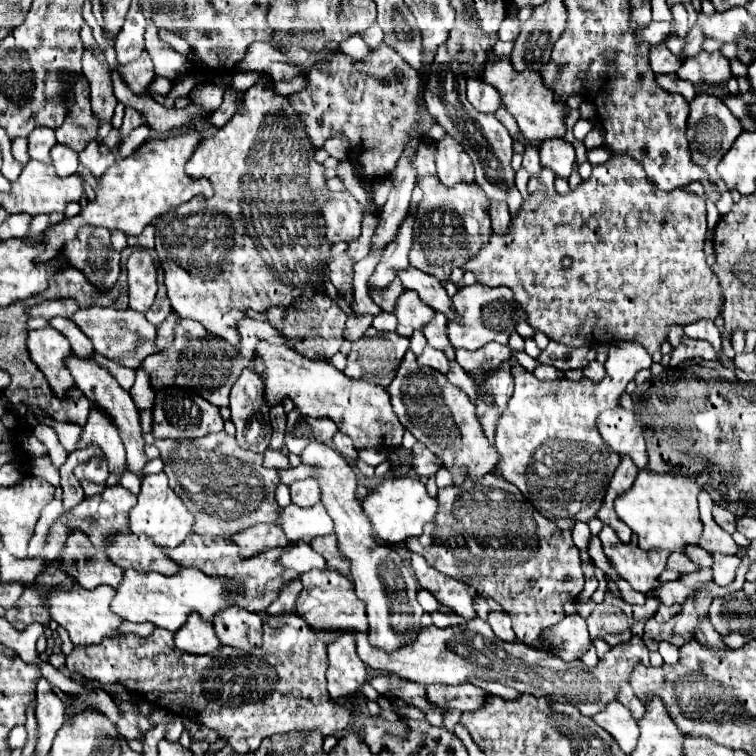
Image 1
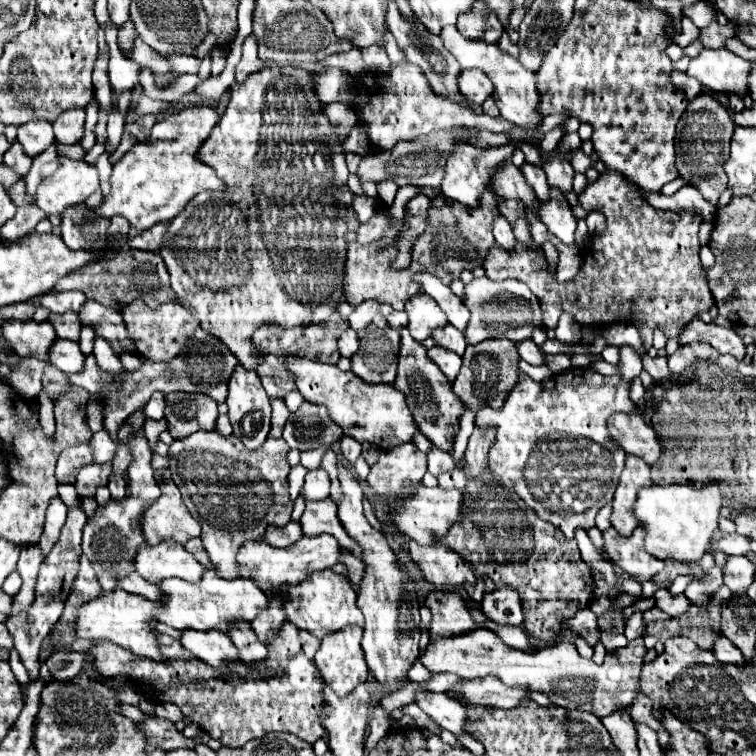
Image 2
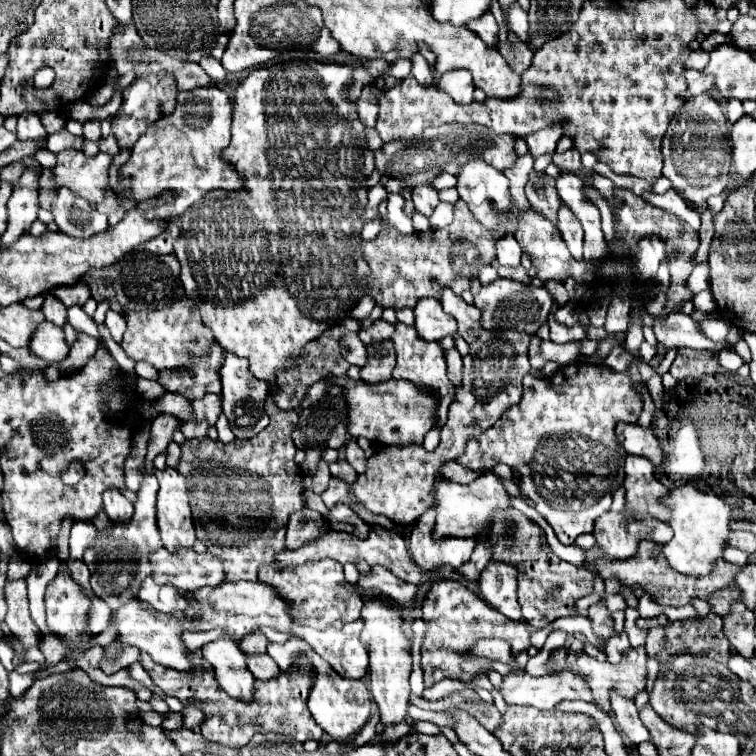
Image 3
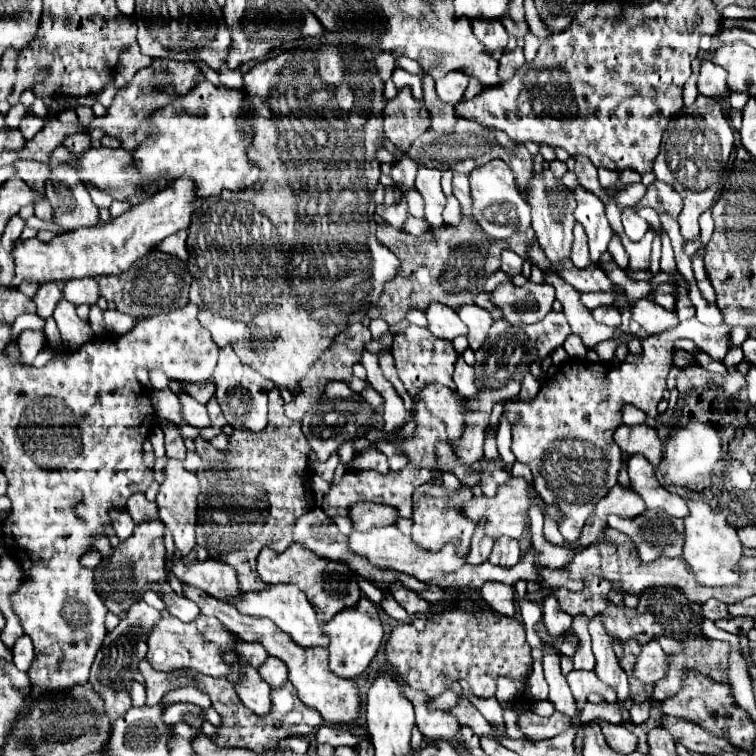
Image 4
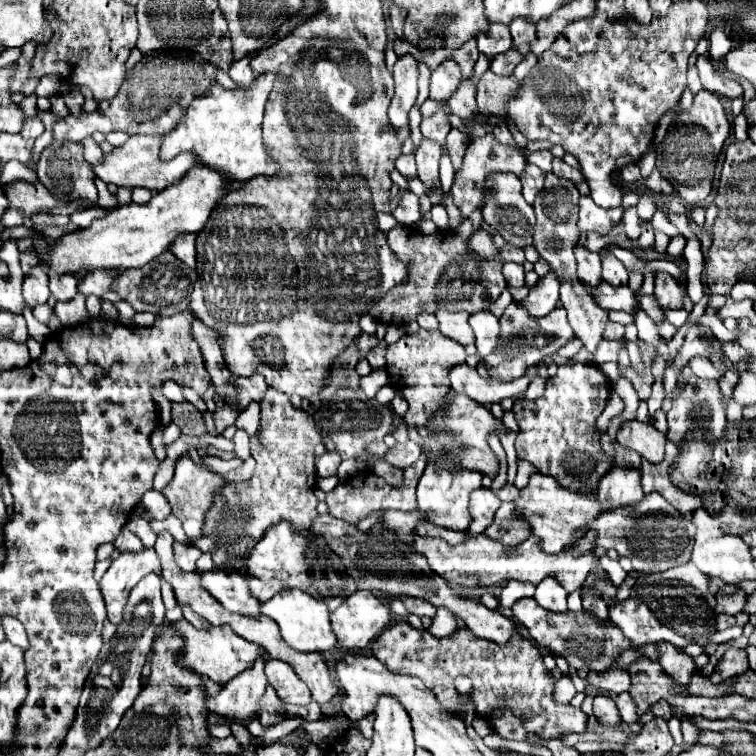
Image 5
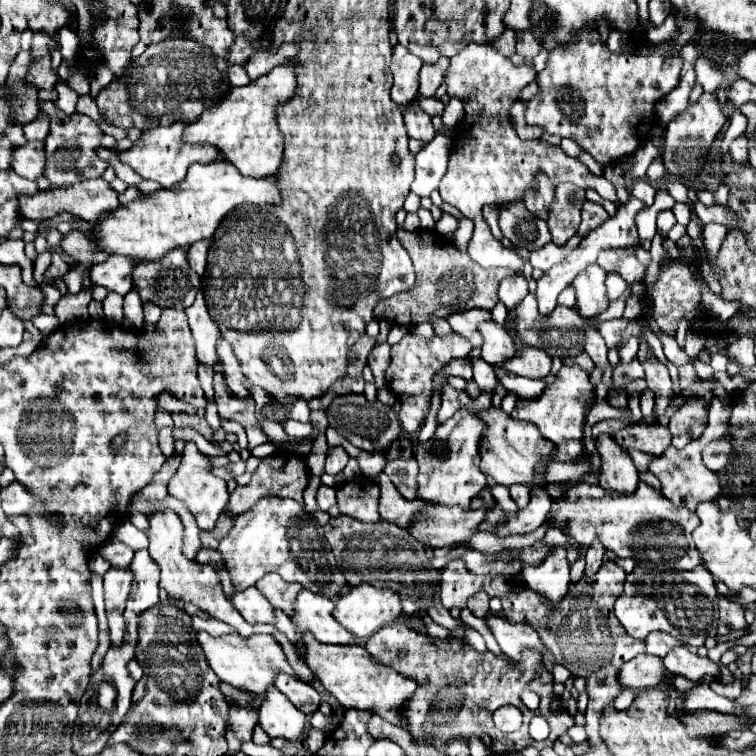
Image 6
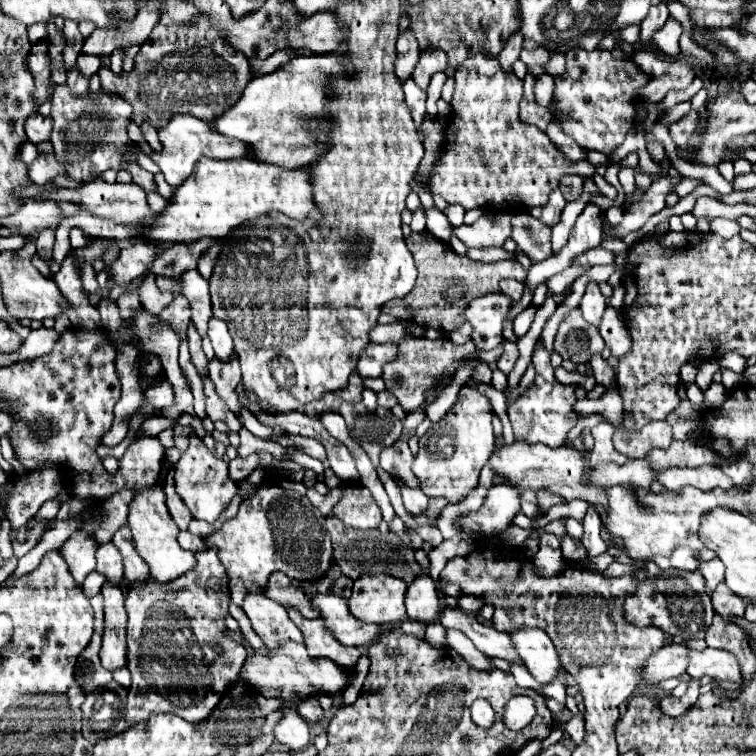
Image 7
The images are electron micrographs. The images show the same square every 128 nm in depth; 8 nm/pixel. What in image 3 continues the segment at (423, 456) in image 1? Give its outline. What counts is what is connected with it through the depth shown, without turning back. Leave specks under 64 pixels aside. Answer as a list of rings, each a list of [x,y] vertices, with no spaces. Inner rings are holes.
[[[454,460],[454,462],[446,462],[446,464],[442,466],[442,474],[444,474],[446,478],[450,478],[452,482],[462,482],[462,484],[468,484],[468,482],[476,480],[480,474],[484,474],[484,470],[474,472],[474,470],[464,468],[462,464],[458,464],[458,462]]]

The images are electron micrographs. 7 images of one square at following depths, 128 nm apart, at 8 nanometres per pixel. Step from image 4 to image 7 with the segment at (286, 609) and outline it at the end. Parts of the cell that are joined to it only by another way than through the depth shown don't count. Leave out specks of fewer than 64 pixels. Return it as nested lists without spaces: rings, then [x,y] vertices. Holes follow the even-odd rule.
[[[316,594],[316,600],[312,602],[312,606],[320,610],[328,628],[346,646],[366,650],[386,630],[382,624],[368,624],[352,616],[348,608],[348,600],[338,594]]]

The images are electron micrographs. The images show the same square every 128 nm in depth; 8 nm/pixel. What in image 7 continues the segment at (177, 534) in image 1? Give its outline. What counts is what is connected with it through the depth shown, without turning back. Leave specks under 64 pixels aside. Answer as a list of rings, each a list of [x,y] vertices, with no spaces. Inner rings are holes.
[[[198,436],[190,438],[188,450],[176,462],[174,482],[176,482],[178,496],[184,500],[184,504],[192,512],[192,516],[198,518],[198,520],[206,520],[210,524],[222,514],[224,508],[228,508],[228,504],[232,502],[232,498],[238,494],[238,482],[230,478],[228,464],[224,460],[216,458],[206,448],[206,444],[202,442],[202,438],[198,438]]]

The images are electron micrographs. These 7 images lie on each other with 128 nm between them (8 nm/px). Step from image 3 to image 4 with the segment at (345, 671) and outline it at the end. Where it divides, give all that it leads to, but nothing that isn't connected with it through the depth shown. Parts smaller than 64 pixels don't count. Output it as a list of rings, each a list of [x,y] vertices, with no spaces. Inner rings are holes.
[[[362,596],[356,606],[340,610],[330,622],[326,622],[324,632],[328,632],[330,644],[328,644],[328,654],[330,654],[330,668],[342,678],[350,678],[356,674],[362,674],[372,658],[376,656],[380,642],[384,638],[384,628],[380,620],[380,608],[370,602],[366,596]]]

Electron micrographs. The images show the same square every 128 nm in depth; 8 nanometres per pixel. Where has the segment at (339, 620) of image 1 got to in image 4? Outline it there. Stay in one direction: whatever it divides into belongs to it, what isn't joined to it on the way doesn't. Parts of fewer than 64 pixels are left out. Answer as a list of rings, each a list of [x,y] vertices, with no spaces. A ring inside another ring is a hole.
[[[292,544],[282,554],[274,552],[272,548],[262,548],[262,552],[258,554],[258,576],[266,584],[294,584],[294,586],[298,586],[308,596],[308,600],[312,604],[316,604],[316,610],[320,612],[320,616],[324,616],[324,622],[328,622],[338,610],[354,606],[356,600],[360,598],[360,588],[358,588],[356,576],[346,564],[316,556],[312,550],[304,548],[302,544]],[[328,574],[344,574],[344,576],[326,580]]]

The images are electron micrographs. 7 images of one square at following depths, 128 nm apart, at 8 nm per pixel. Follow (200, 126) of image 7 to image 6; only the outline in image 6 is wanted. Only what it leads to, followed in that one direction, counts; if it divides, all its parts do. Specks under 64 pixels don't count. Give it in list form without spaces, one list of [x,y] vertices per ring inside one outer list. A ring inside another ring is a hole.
[[[178,120],[178,122],[170,124],[170,126],[158,126],[158,128],[146,130],[142,140],[134,142],[134,146],[128,152],[120,152],[120,160],[124,164],[128,164],[130,168],[134,168],[142,178],[154,180],[162,188],[172,188],[172,184],[178,184],[180,180],[184,180],[186,170],[188,170],[190,164],[194,164],[194,162],[208,164],[208,162],[220,160],[220,150],[216,146],[184,142],[182,134],[184,134],[186,126],[188,126],[188,122]]]

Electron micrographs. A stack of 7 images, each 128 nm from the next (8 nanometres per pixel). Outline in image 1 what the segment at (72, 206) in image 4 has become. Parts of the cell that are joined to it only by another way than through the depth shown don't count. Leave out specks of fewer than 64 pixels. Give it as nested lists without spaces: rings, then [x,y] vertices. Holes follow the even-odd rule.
[[[84,226],[74,240],[64,244],[64,258],[68,258],[70,266],[78,266],[98,288],[110,288],[120,276],[120,254],[112,250],[110,232],[106,228]]]

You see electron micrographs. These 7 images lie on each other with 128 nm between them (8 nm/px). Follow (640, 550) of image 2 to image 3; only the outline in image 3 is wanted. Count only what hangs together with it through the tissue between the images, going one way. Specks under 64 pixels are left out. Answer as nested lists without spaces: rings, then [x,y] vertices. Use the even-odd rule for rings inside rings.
[[[608,511],[594,522],[596,546],[608,558],[630,558],[636,554],[640,540],[667,543],[673,536],[671,527],[656,518],[624,518],[618,512]]]

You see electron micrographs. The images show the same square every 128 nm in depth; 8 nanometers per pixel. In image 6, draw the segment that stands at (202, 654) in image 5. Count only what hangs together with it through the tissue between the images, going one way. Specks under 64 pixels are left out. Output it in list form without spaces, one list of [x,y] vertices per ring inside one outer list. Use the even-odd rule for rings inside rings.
[[[198,632],[198,642],[208,658],[210,668],[216,672],[216,676],[222,682],[228,682],[240,690],[248,690],[254,694],[266,694],[266,690],[270,686],[274,686],[276,676],[280,672],[286,672],[292,678],[298,678],[298,674],[290,668],[282,646],[274,640],[274,636],[270,634],[256,634],[252,638],[242,638],[238,634],[228,634],[228,636],[220,636],[214,638],[206,632]]]

